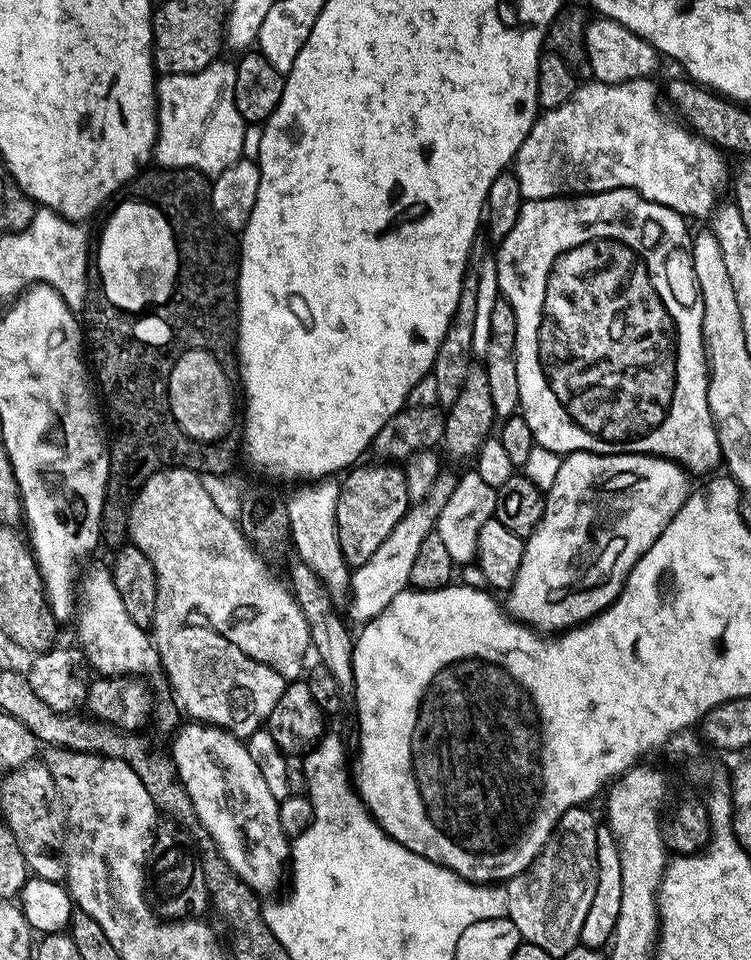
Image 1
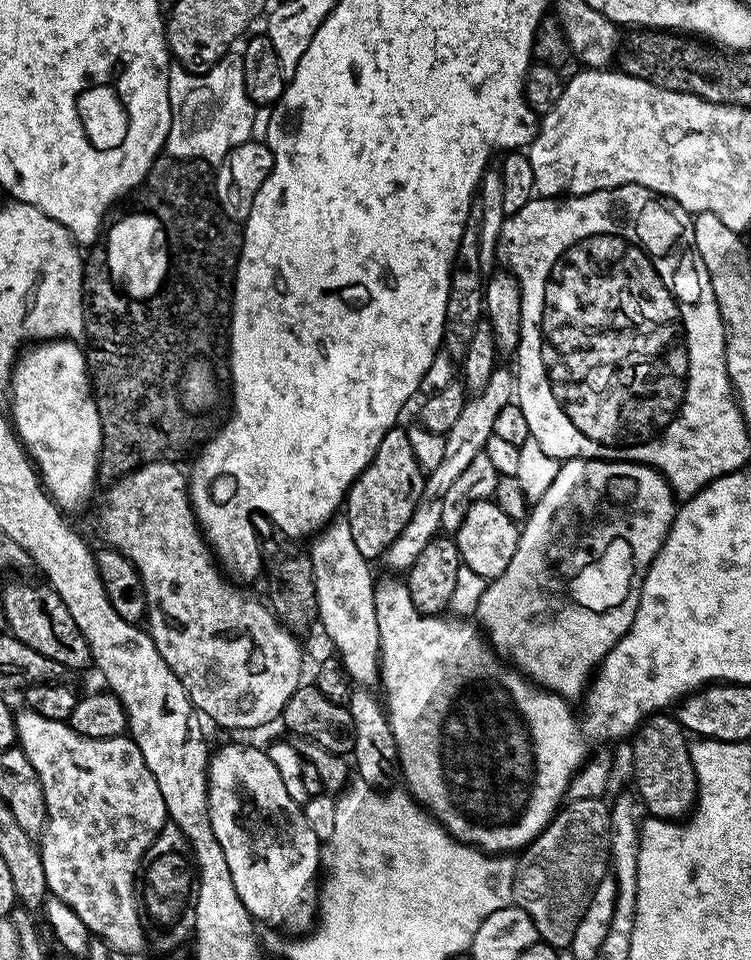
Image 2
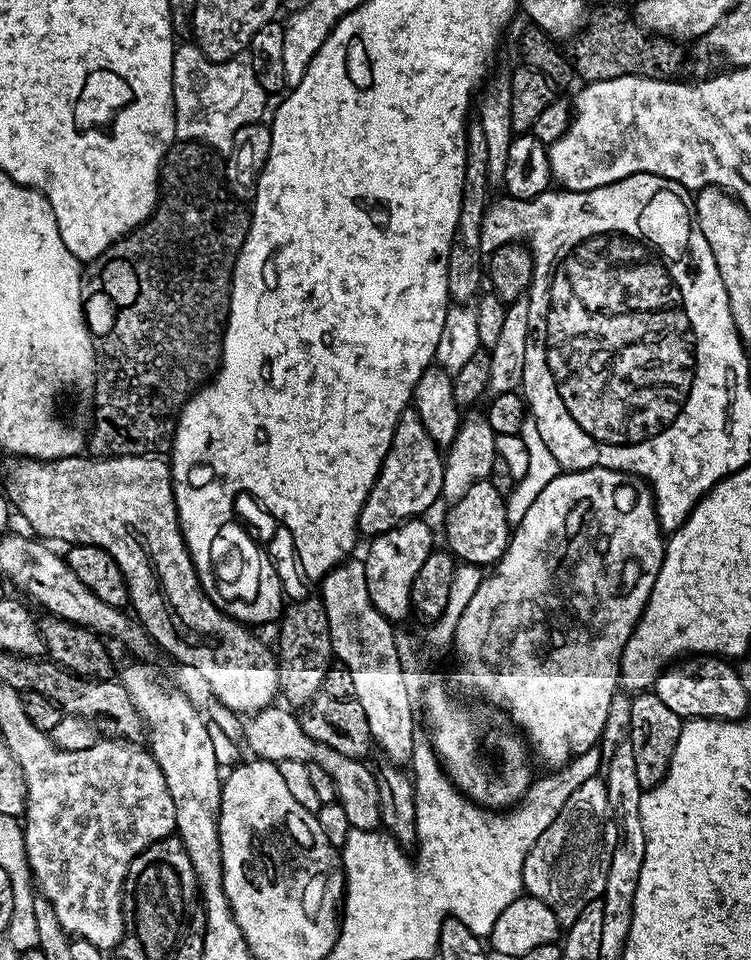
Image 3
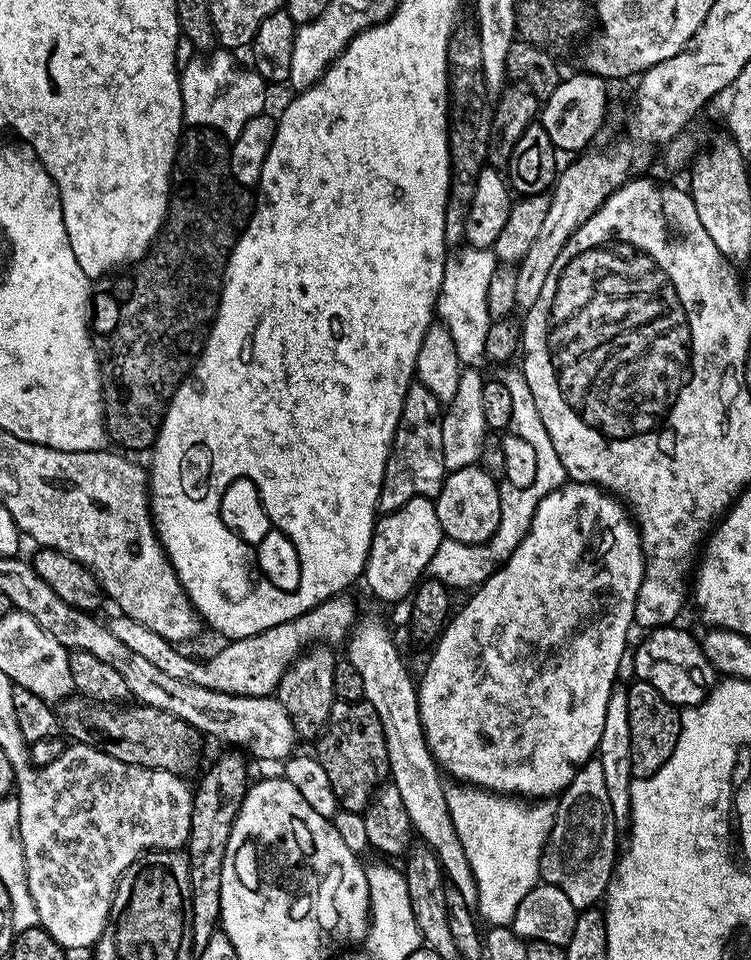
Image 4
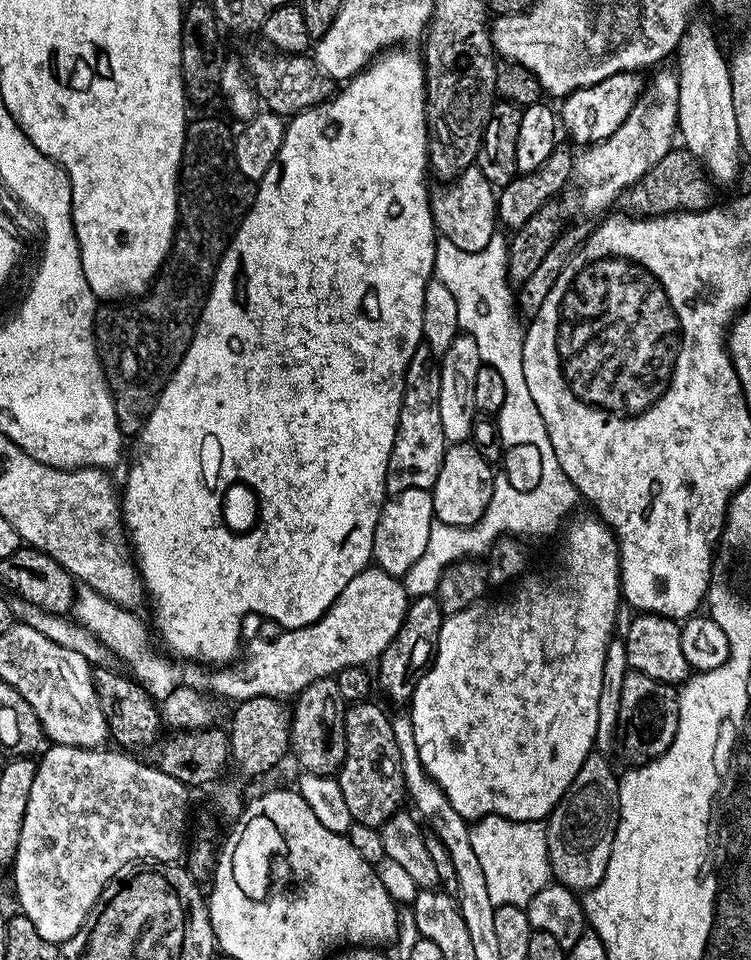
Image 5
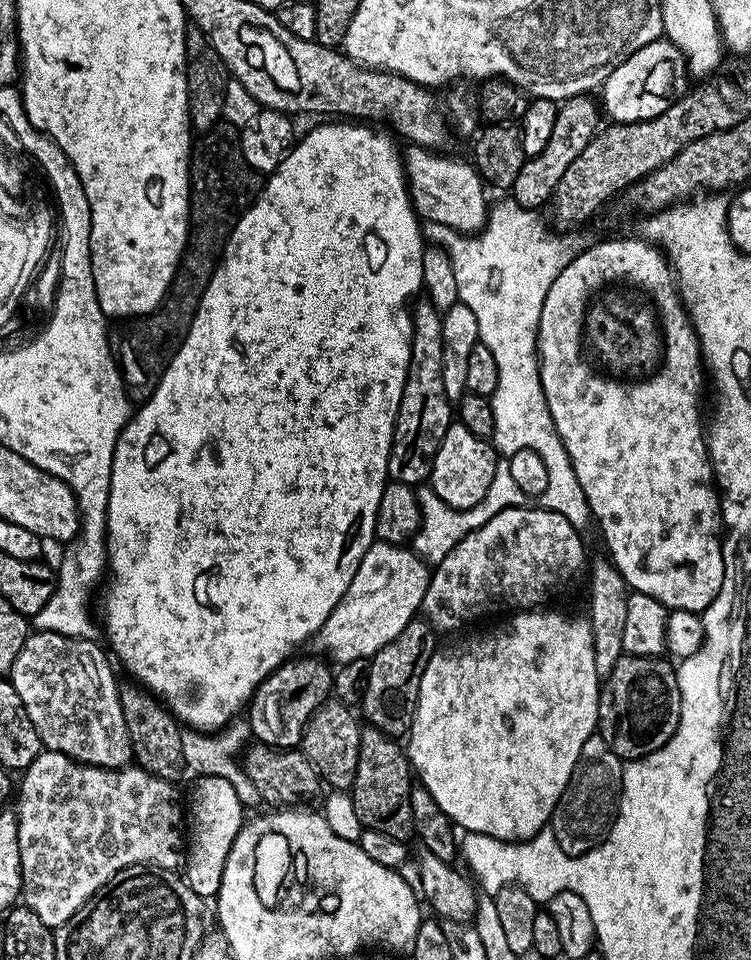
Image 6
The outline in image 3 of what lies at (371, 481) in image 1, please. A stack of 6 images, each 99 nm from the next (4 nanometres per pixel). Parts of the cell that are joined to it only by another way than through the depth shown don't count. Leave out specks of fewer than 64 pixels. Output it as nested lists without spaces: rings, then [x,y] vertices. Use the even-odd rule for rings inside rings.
[[[409,406],[398,418],[390,450],[380,467],[378,478],[360,511],[359,531],[365,537],[381,536],[386,530],[394,530],[405,520],[414,520],[425,515],[424,511],[444,490],[444,461],[441,445],[426,434],[422,418],[418,418],[415,407]]]

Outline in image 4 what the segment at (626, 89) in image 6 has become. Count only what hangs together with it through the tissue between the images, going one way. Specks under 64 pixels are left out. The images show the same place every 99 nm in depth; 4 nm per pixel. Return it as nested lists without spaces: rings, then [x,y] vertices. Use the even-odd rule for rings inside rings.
[[[591,74],[572,76],[561,79],[560,84],[546,98],[546,103],[538,113],[538,123],[550,134],[550,142],[556,147],[557,153],[572,152],[580,154],[589,147],[604,122],[608,112],[608,88],[603,79]]]

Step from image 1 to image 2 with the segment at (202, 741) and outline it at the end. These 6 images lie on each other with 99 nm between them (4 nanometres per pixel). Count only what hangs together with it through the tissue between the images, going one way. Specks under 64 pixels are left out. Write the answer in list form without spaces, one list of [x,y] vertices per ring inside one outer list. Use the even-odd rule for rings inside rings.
[[[228,744],[217,752],[215,749],[208,762],[208,817],[222,846],[222,854],[226,854],[226,863],[230,865],[234,890],[238,890],[238,898],[242,898],[242,906],[246,906],[253,921],[272,928],[285,928],[292,932],[288,934],[307,933],[318,916],[318,884],[312,879],[315,876],[317,879],[322,868],[322,843],[304,816],[303,807],[290,798],[263,747]]]

